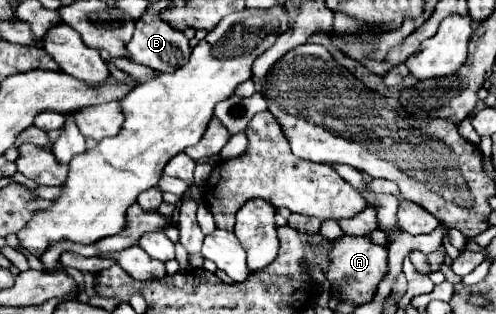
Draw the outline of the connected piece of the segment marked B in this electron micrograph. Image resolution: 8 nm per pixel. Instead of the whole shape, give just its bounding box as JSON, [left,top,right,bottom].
[126,21,190,73]

